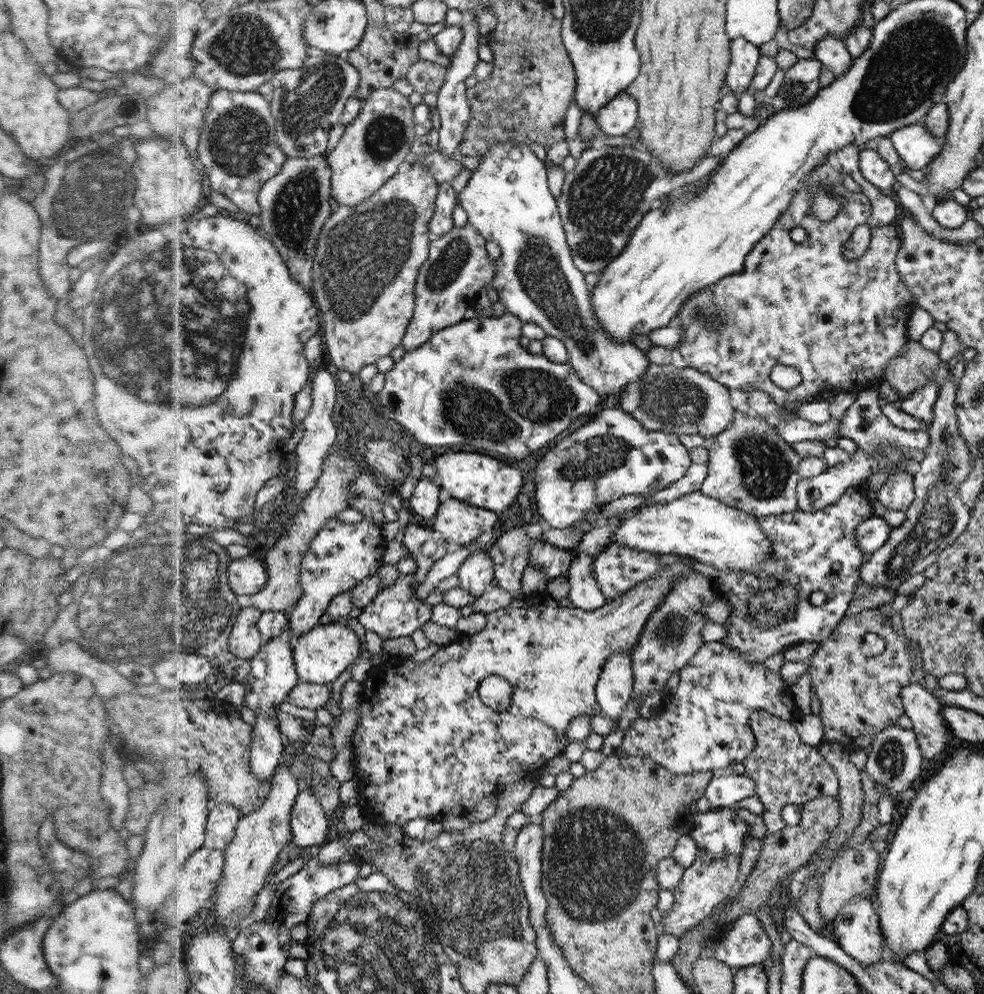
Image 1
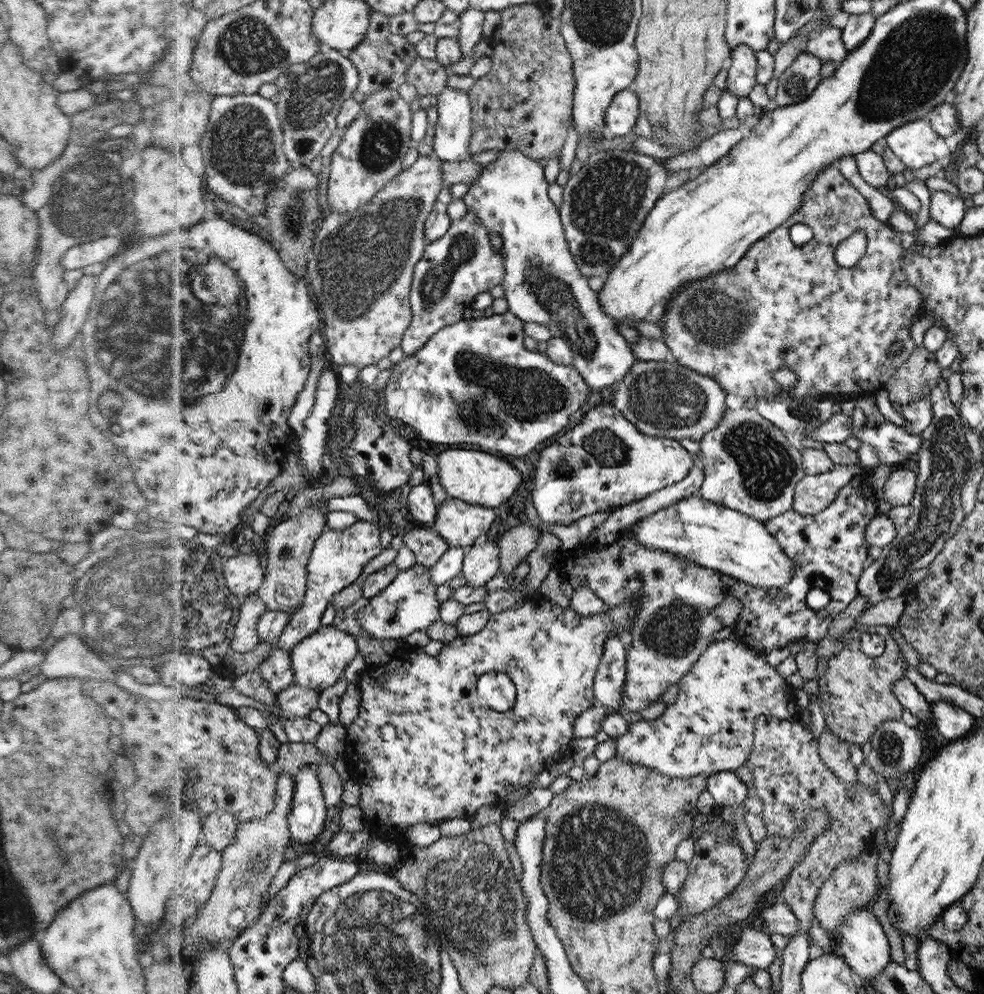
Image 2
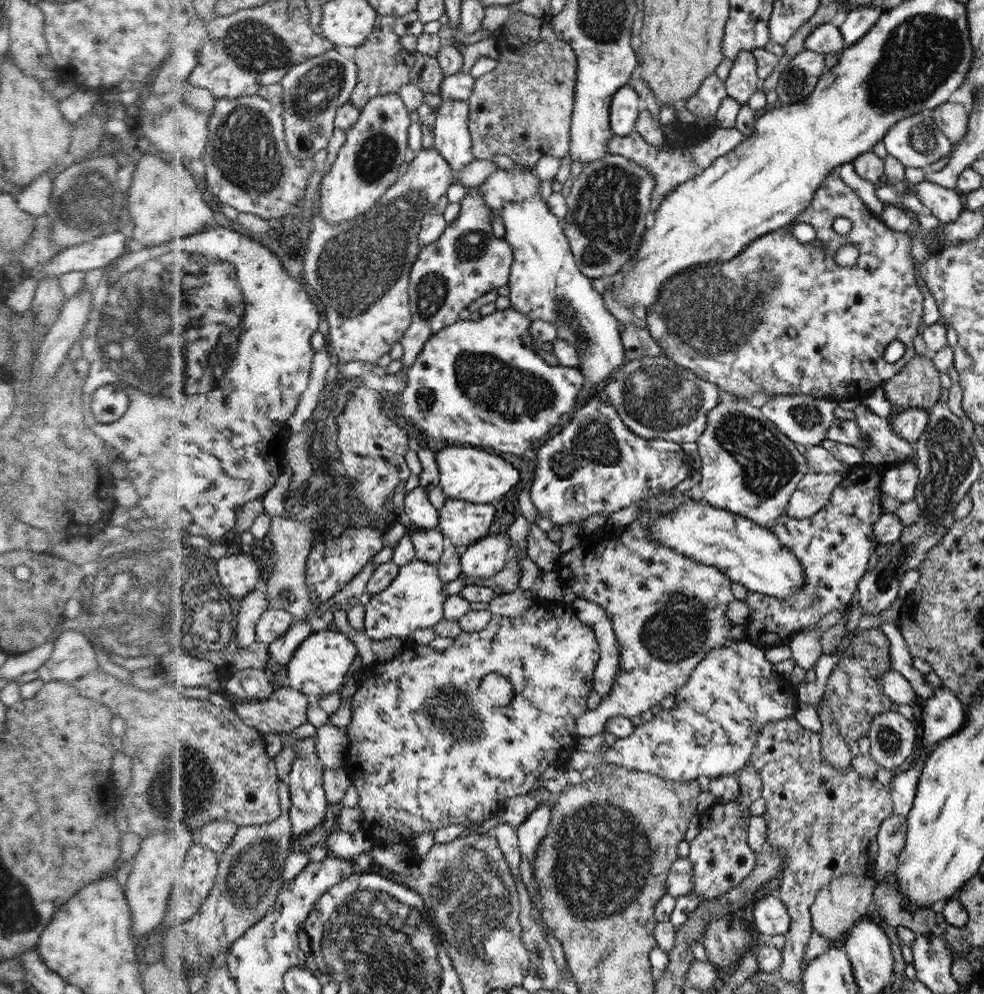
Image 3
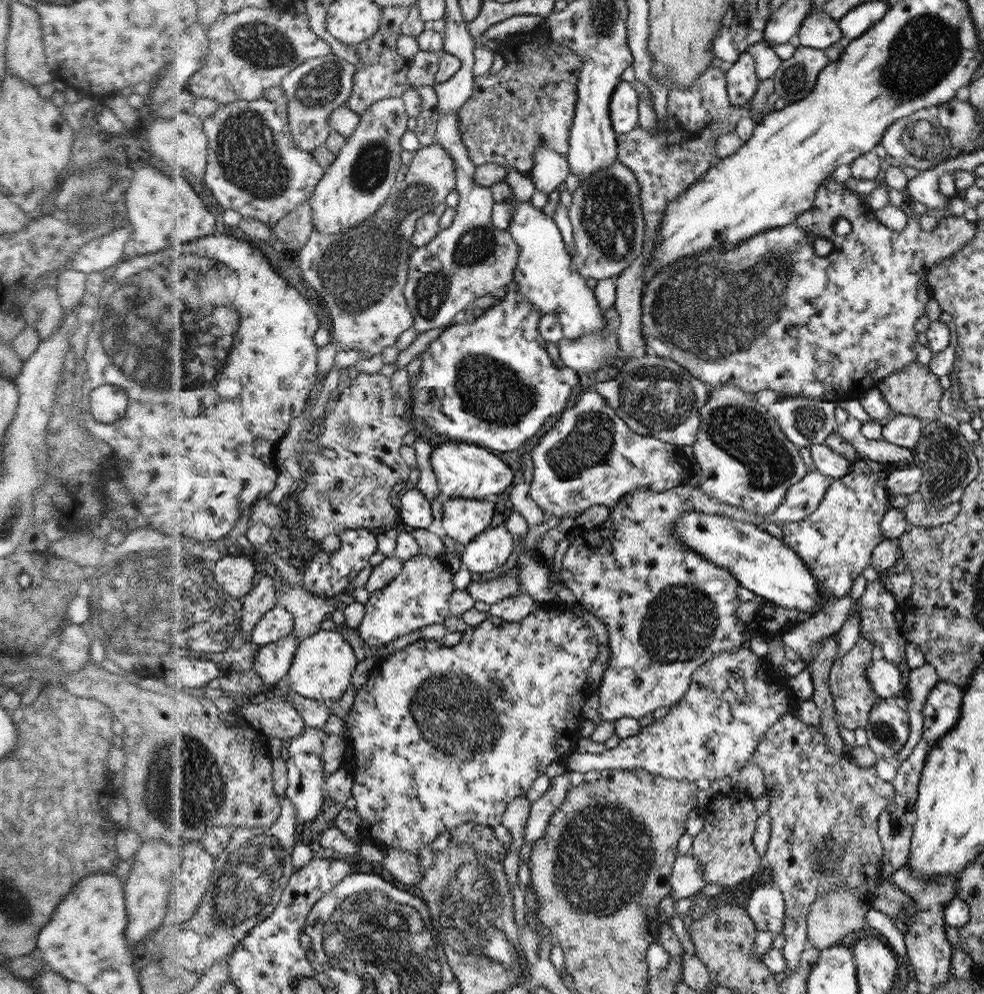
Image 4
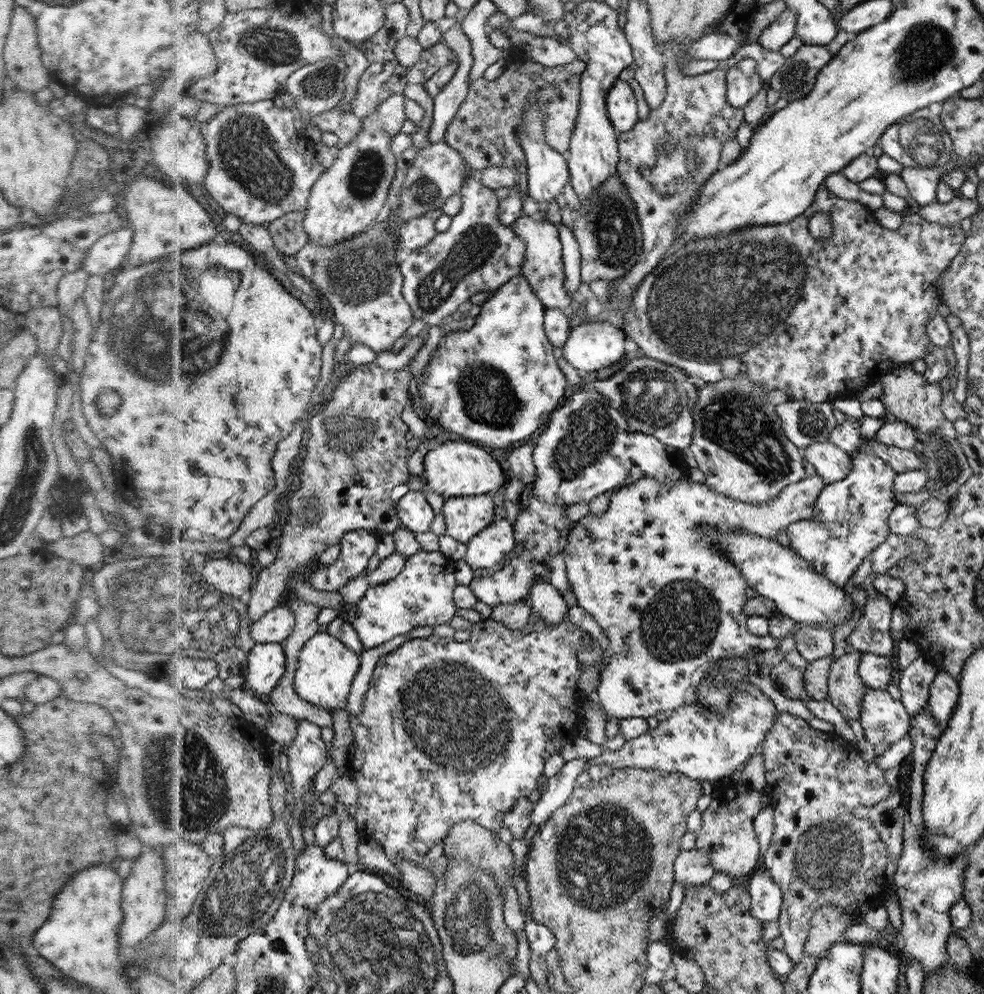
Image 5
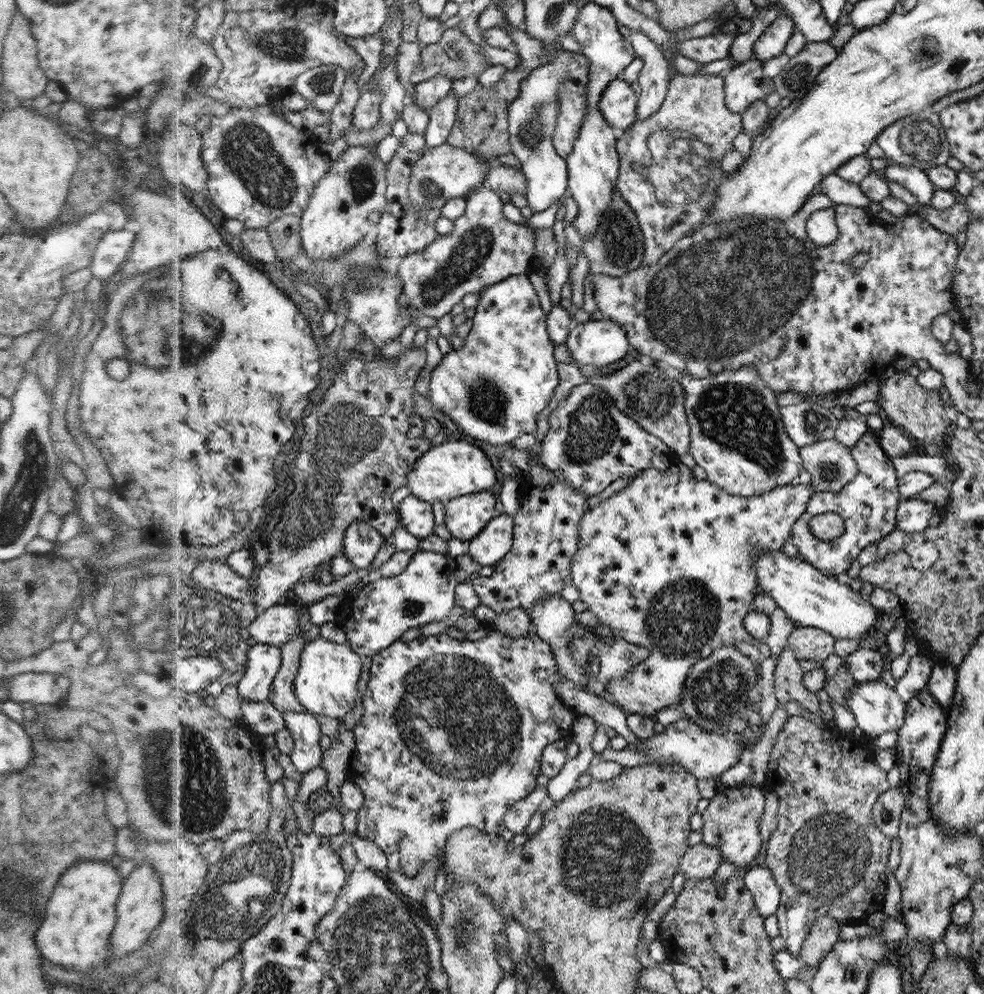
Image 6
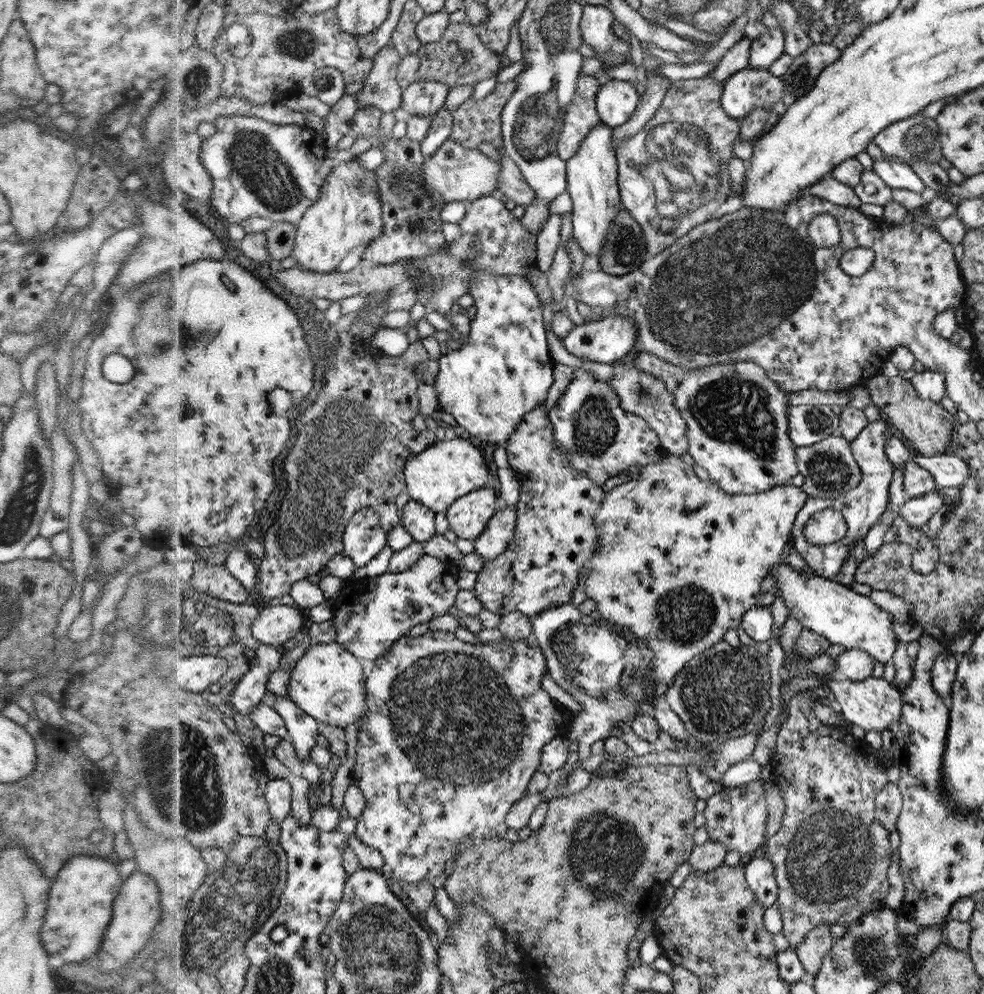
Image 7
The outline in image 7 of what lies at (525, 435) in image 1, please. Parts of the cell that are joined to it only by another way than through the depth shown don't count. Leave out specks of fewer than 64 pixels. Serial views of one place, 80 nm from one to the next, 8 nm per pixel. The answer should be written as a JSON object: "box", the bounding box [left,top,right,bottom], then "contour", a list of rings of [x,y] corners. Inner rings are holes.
{"box":[433,271,554,444],"contour":[[[490,271],[475,272],[475,280],[471,284],[469,293],[470,296],[474,298],[477,313],[470,323],[468,343],[464,344],[461,349],[455,351],[448,350],[447,353],[441,354],[438,359],[439,371],[433,385],[438,400],[437,407],[441,413],[450,414],[455,422],[466,430],[466,434],[476,436],[476,438],[485,442],[503,444],[519,430],[519,426],[527,419],[527,415],[535,411],[536,407],[545,404],[548,388],[550,388],[552,382],[554,382],[554,380],[552,380],[552,368],[554,368],[554,366],[552,366],[552,358],[550,358],[550,350],[548,350],[548,342],[546,342],[546,332],[544,332],[544,322],[542,322],[544,318],[540,316],[541,300],[538,300],[537,292],[532,290],[532,284],[528,282],[526,277],[522,275],[500,276]]]}

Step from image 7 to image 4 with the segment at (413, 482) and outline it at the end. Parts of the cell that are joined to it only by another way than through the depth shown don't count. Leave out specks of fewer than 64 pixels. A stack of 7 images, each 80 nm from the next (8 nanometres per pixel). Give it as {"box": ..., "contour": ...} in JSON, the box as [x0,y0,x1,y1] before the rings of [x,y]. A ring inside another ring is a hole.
{"box":[430,441,514,499],"contour":[[[462,441],[435,447],[430,454],[430,465],[436,475],[443,499],[490,499],[508,488],[514,480],[514,472],[498,456],[489,450]]]}

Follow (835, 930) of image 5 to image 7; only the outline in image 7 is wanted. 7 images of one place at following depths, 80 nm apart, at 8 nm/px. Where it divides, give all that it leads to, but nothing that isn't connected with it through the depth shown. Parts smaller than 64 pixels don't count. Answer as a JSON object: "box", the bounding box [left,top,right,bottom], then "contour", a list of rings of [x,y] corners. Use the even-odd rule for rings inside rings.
{"box":[795,925,835,975],"contour":[[[820,925],[814,928],[810,935],[795,949],[805,972],[815,975],[823,964],[823,958],[835,943],[831,936],[830,925]]]}

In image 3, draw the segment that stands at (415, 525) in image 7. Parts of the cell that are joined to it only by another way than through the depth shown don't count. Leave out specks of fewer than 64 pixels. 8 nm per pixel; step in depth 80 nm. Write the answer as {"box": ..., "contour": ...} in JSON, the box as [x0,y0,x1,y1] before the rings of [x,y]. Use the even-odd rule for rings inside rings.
{"box":[405,486,439,529],"contour":[[[419,486],[405,498],[405,510],[419,529],[432,529],[439,524],[438,510],[428,501],[428,493]]]}

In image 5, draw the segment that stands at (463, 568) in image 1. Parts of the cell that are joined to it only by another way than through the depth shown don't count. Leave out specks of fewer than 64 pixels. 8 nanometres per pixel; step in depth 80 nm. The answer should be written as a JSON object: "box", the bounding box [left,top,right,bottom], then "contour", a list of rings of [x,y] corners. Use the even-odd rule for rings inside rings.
{"box":[463,519,515,573],"contour":[[[501,519],[466,544],[467,552],[463,559],[479,573],[496,566],[515,549],[515,544],[513,526],[507,519]]]}

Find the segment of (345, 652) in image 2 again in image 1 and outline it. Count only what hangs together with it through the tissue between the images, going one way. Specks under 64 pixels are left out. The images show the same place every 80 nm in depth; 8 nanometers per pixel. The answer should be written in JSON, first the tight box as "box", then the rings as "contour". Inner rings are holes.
{"box":[295,622,362,684],"contour":[[[330,622],[318,625],[296,640],[295,661],[299,676],[310,683],[332,684],[336,682],[362,654],[362,640],[350,625]]]}

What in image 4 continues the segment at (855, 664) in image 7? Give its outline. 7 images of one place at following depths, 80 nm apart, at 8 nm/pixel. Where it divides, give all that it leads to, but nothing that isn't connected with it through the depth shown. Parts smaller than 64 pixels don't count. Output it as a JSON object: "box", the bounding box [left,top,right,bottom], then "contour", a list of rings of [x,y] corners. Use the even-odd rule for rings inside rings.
{"box":[867,656,906,701],"contour":[[[882,656],[871,663],[868,664],[867,679],[882,699],[892,701],[897,696],[905,696],[906,680],[898,667]]]}

